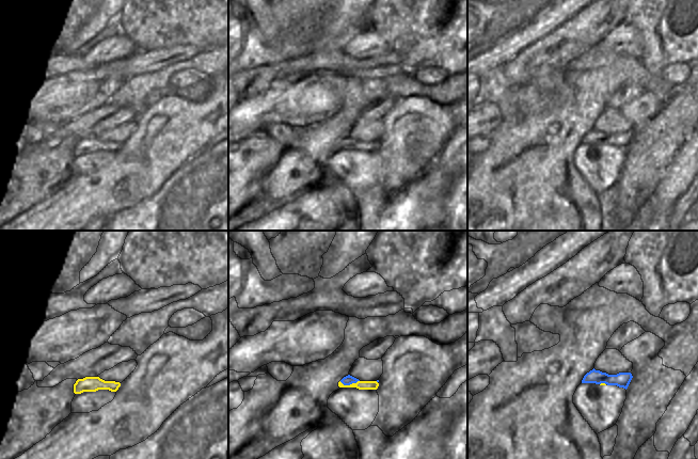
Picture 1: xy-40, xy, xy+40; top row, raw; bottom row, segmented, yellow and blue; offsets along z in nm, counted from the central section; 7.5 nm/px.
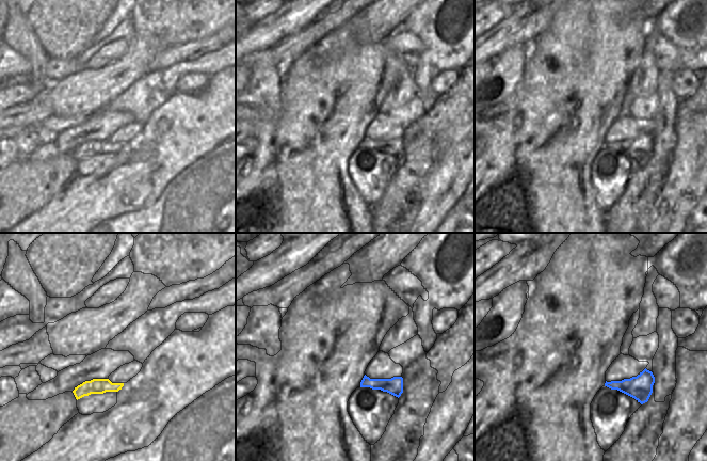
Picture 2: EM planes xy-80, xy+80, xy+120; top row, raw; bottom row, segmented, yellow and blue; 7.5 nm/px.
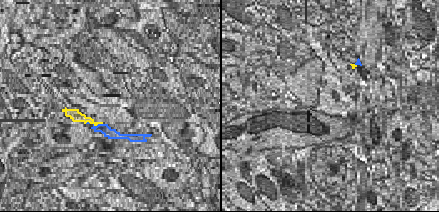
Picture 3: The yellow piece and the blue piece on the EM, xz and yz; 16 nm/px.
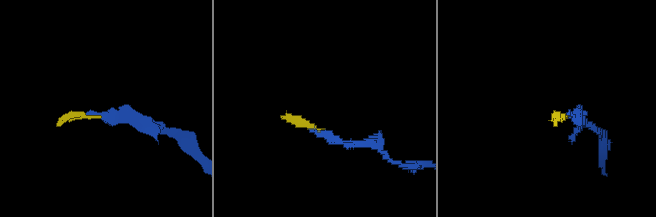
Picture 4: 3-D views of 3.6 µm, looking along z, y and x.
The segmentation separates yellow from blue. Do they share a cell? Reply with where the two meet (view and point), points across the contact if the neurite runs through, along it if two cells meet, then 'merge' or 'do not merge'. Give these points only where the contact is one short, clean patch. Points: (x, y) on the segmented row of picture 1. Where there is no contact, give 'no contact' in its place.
meets yellow in xy at (350, 384); runs through xy (360, 384), (350, 384), (347, 380); merge

